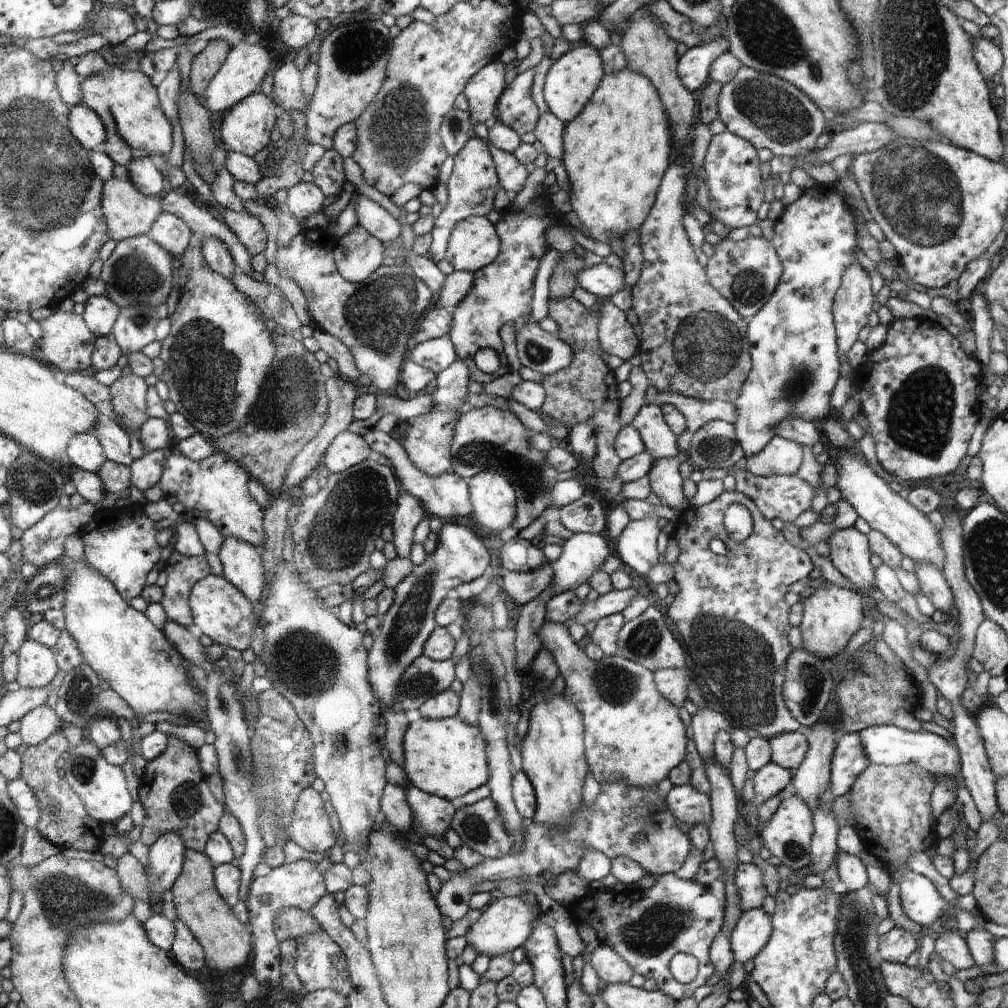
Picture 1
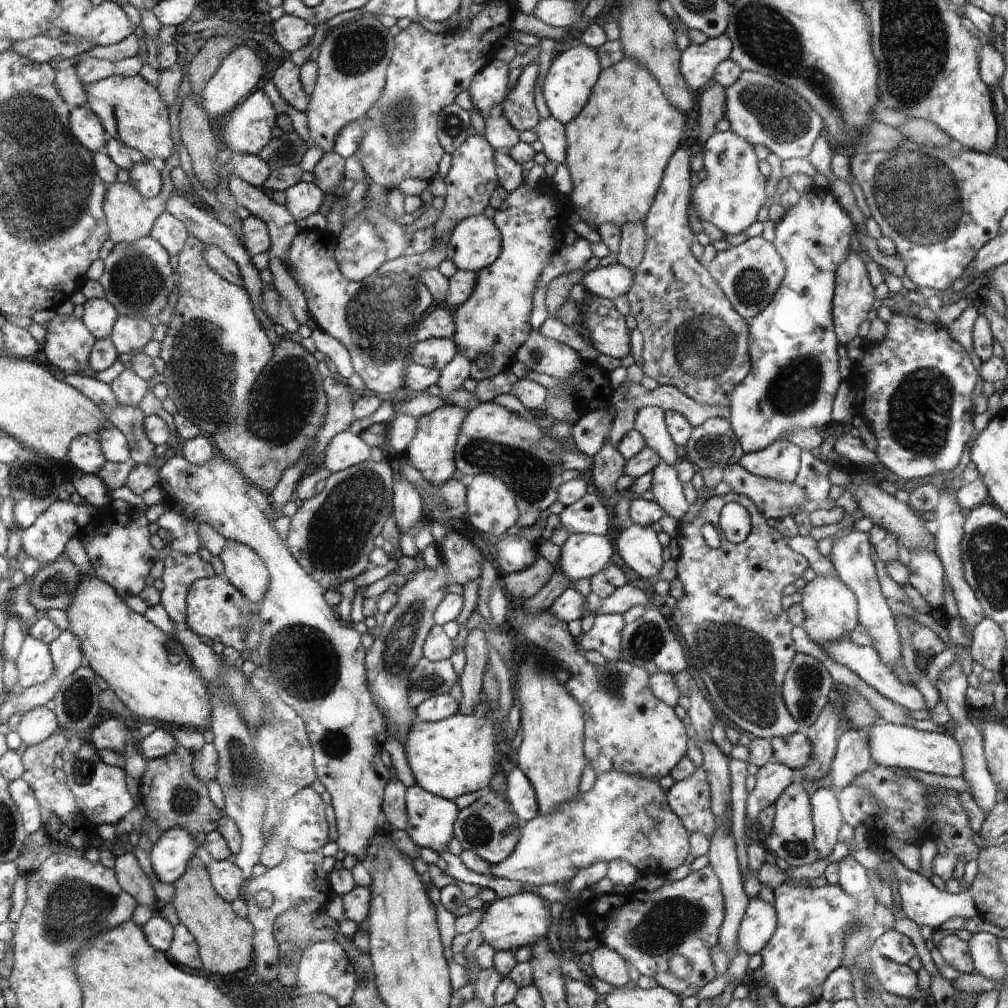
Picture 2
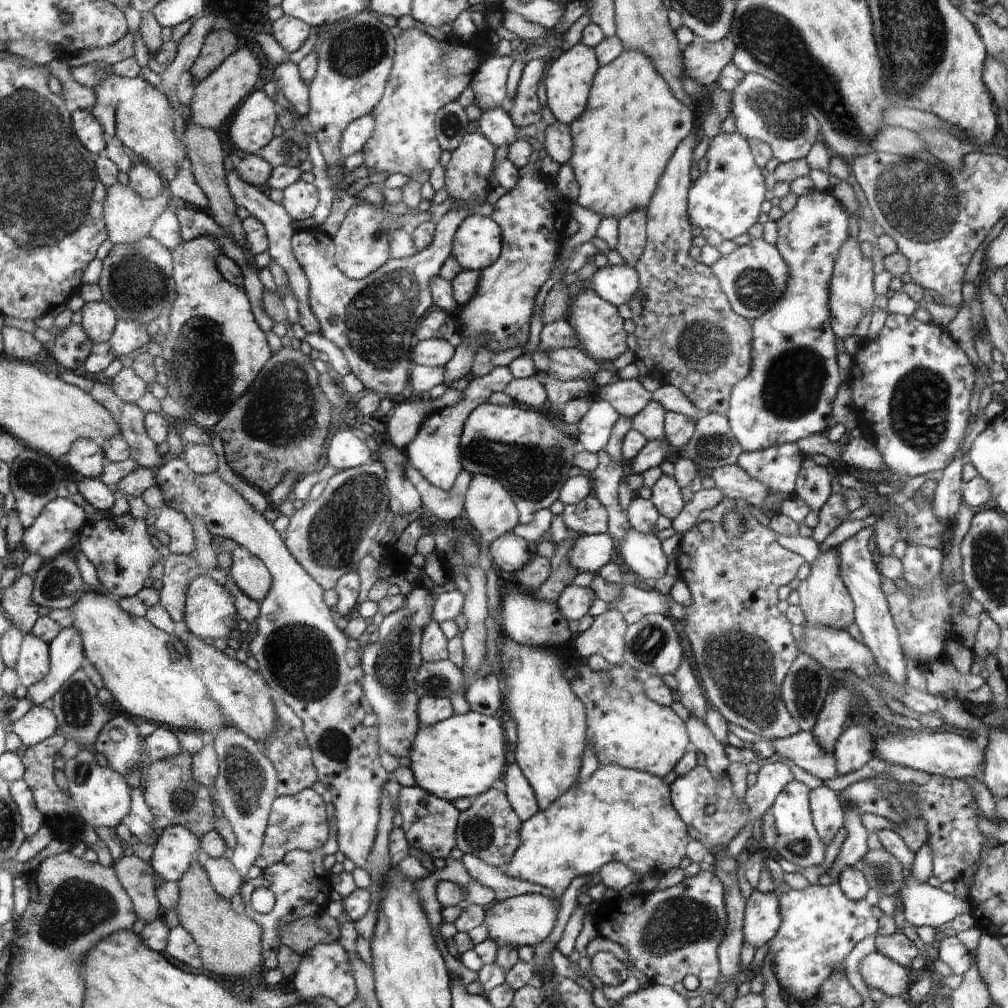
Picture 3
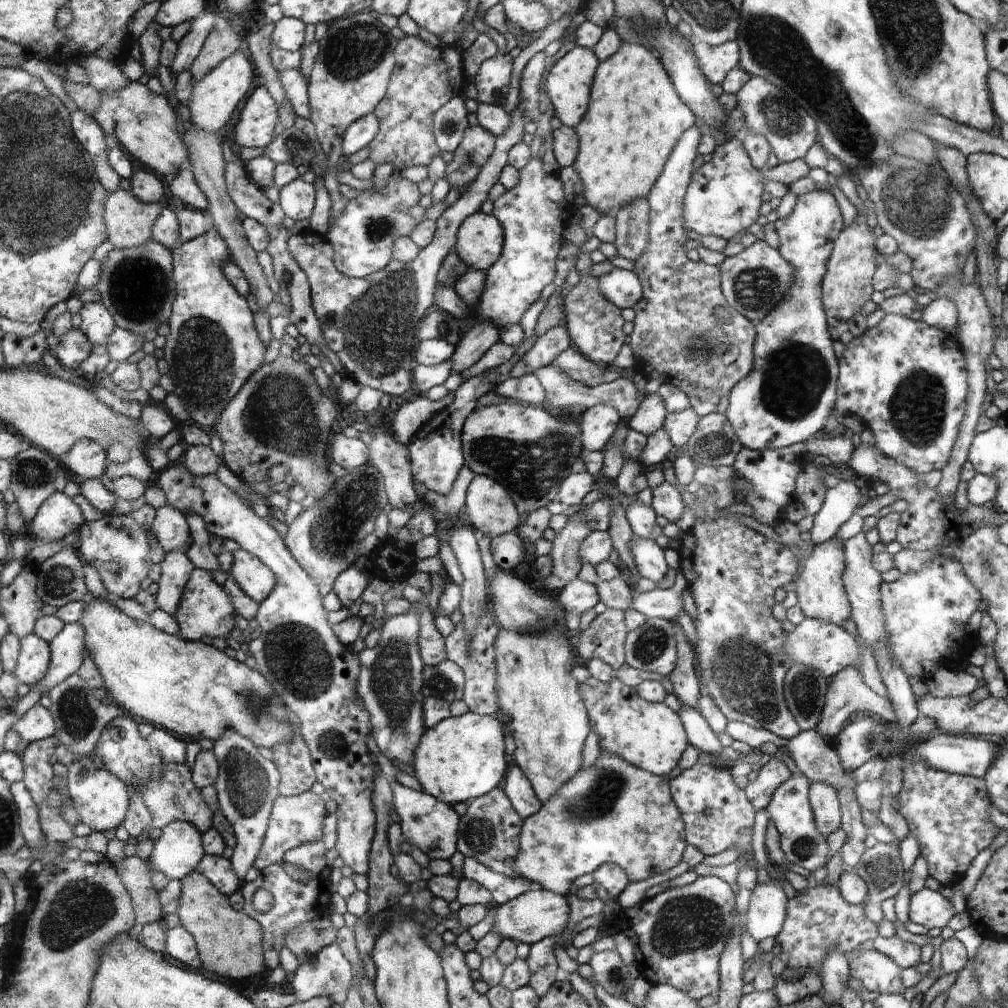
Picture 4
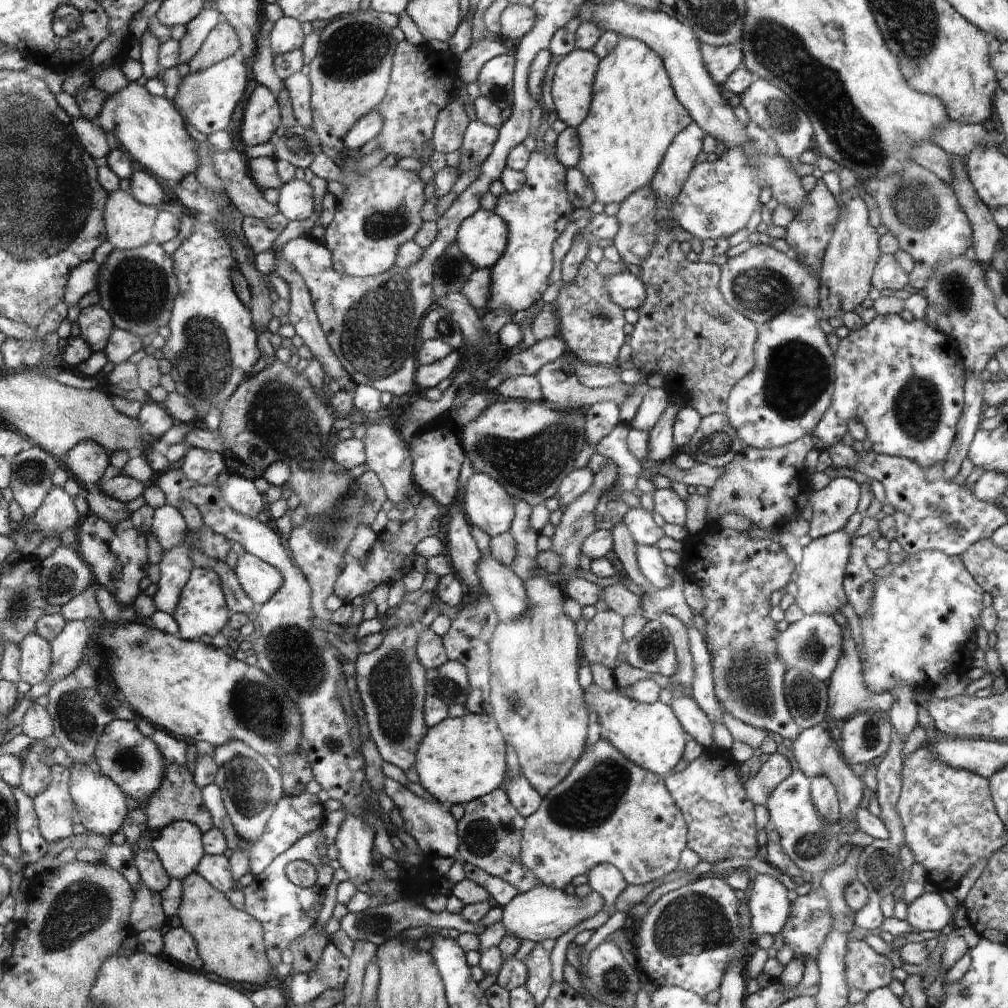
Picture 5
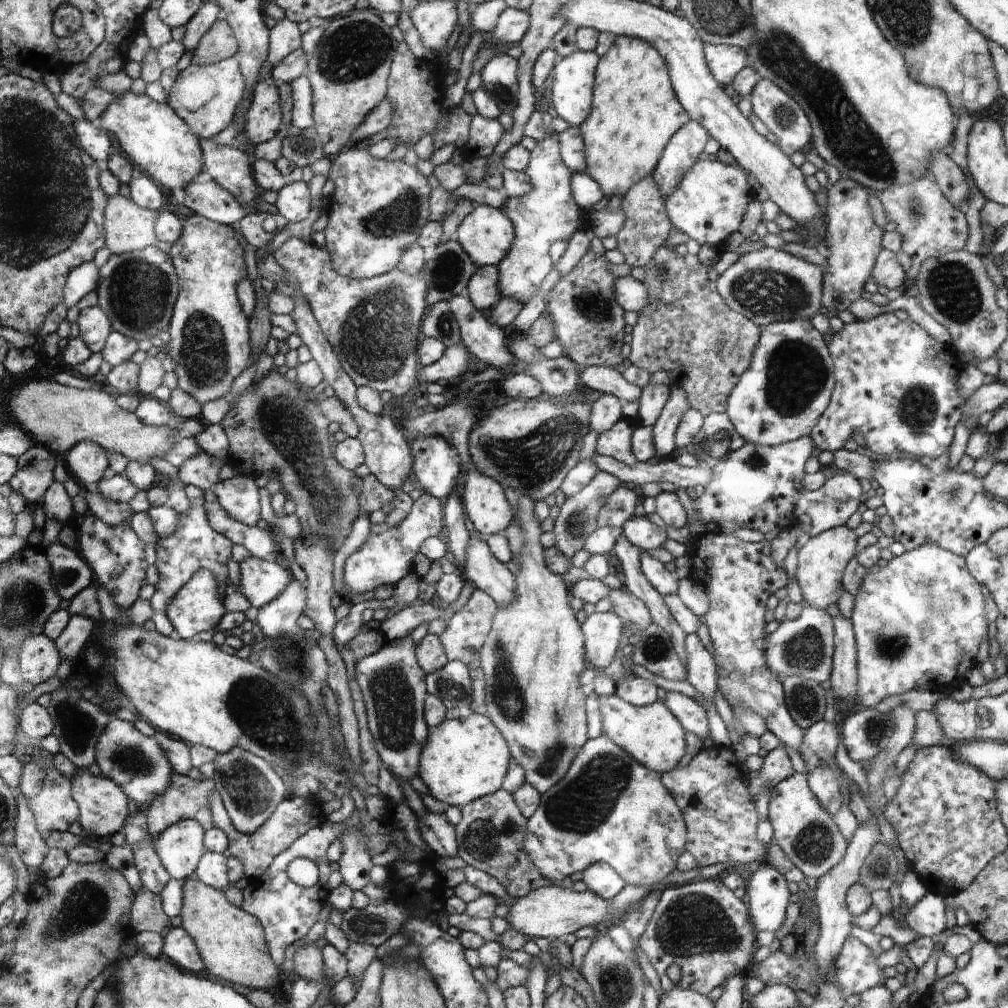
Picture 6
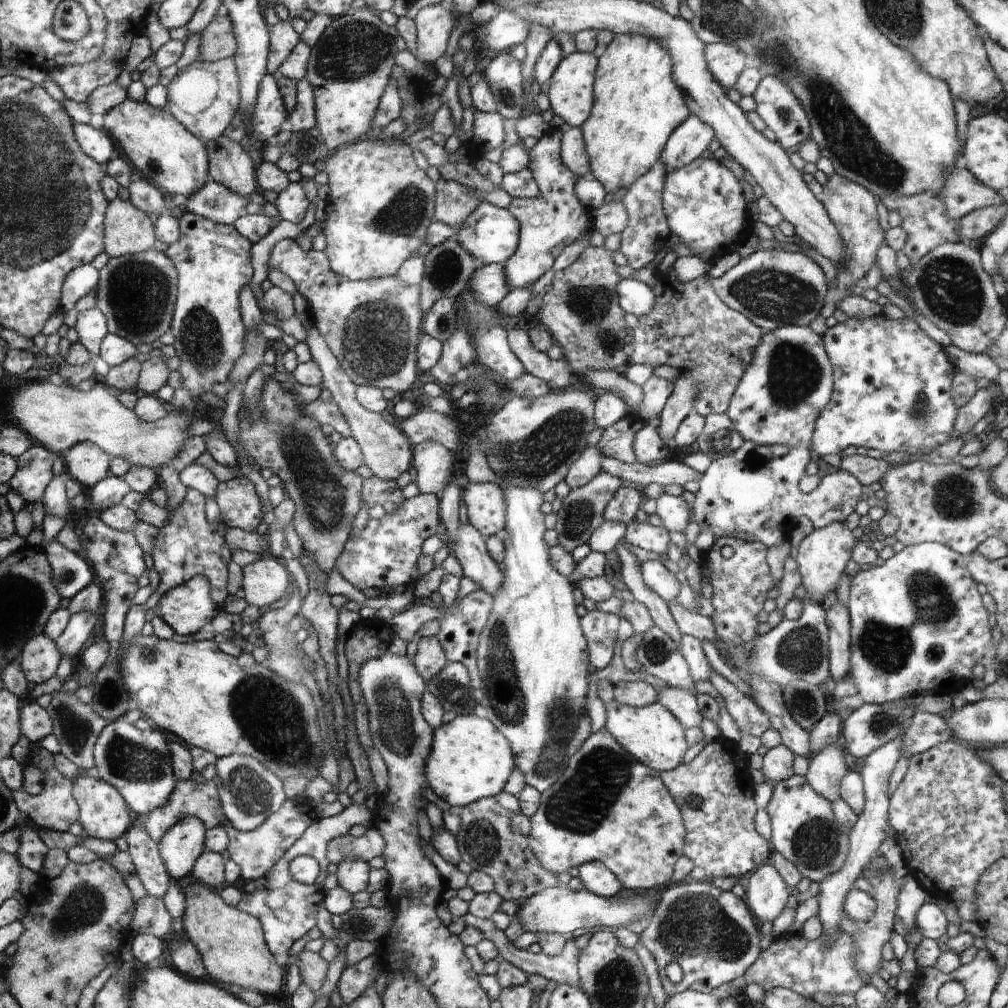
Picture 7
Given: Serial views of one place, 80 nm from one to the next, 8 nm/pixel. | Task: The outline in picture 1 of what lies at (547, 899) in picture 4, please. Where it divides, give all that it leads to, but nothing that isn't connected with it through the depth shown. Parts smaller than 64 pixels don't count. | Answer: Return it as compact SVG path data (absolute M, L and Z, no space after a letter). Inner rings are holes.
M525 896L496 899L484 907L480 918L472 921L466 934L467 941L472 944L477 953L488 955L490 958L502 956L504 948L506 952L512 952L520 948L520 944L526 944L534 934L534 924L540 914L538 904L528 901Z

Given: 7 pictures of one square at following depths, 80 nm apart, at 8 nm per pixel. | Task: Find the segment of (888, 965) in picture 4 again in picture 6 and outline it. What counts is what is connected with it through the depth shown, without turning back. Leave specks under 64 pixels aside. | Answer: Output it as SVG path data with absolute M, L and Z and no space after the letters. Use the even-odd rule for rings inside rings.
M852 935L844 941L834 966L835 974L830 980L842 989L846 999L884 984L884 969L878 965L878 957Z

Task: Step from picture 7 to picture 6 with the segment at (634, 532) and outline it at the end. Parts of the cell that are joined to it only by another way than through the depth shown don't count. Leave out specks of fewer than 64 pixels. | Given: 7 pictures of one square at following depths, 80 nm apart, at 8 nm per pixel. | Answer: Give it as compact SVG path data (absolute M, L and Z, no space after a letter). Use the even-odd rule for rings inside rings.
M646 516L630 517L621 526L623 532L632 544L641 548L644 552L663 548L664 541L668 539L664 527L658 527L652 523Z

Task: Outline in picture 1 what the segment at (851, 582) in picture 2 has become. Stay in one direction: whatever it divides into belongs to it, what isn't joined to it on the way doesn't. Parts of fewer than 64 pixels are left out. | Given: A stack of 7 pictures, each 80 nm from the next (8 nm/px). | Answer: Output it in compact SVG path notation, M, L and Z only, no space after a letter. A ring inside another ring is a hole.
M854 526L848 527L834 531L827 543L829 559L838 572L860 588L862 597L870 597L869 590L876 588L875 568L870 563L872 552L867 535L860 533Z

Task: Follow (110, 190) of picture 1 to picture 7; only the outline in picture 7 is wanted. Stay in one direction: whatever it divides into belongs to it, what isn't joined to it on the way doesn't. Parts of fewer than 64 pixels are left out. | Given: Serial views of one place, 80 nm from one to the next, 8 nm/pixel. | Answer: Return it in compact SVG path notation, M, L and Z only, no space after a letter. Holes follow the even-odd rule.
M118 197L111 201L105 220L106 252L111 257L141 253L152 248L155 224L150 216L131 203Z

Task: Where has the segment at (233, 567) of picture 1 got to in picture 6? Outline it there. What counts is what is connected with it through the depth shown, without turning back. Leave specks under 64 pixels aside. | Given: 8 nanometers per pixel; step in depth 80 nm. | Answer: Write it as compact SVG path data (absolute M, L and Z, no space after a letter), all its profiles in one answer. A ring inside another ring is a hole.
M250 555L247 559L239 562L239 565L241 579L238 589L248 599L251 606L255 606L258 609L278 599L290 582L290 571L284 568L282 564L262 560L255 555Z

